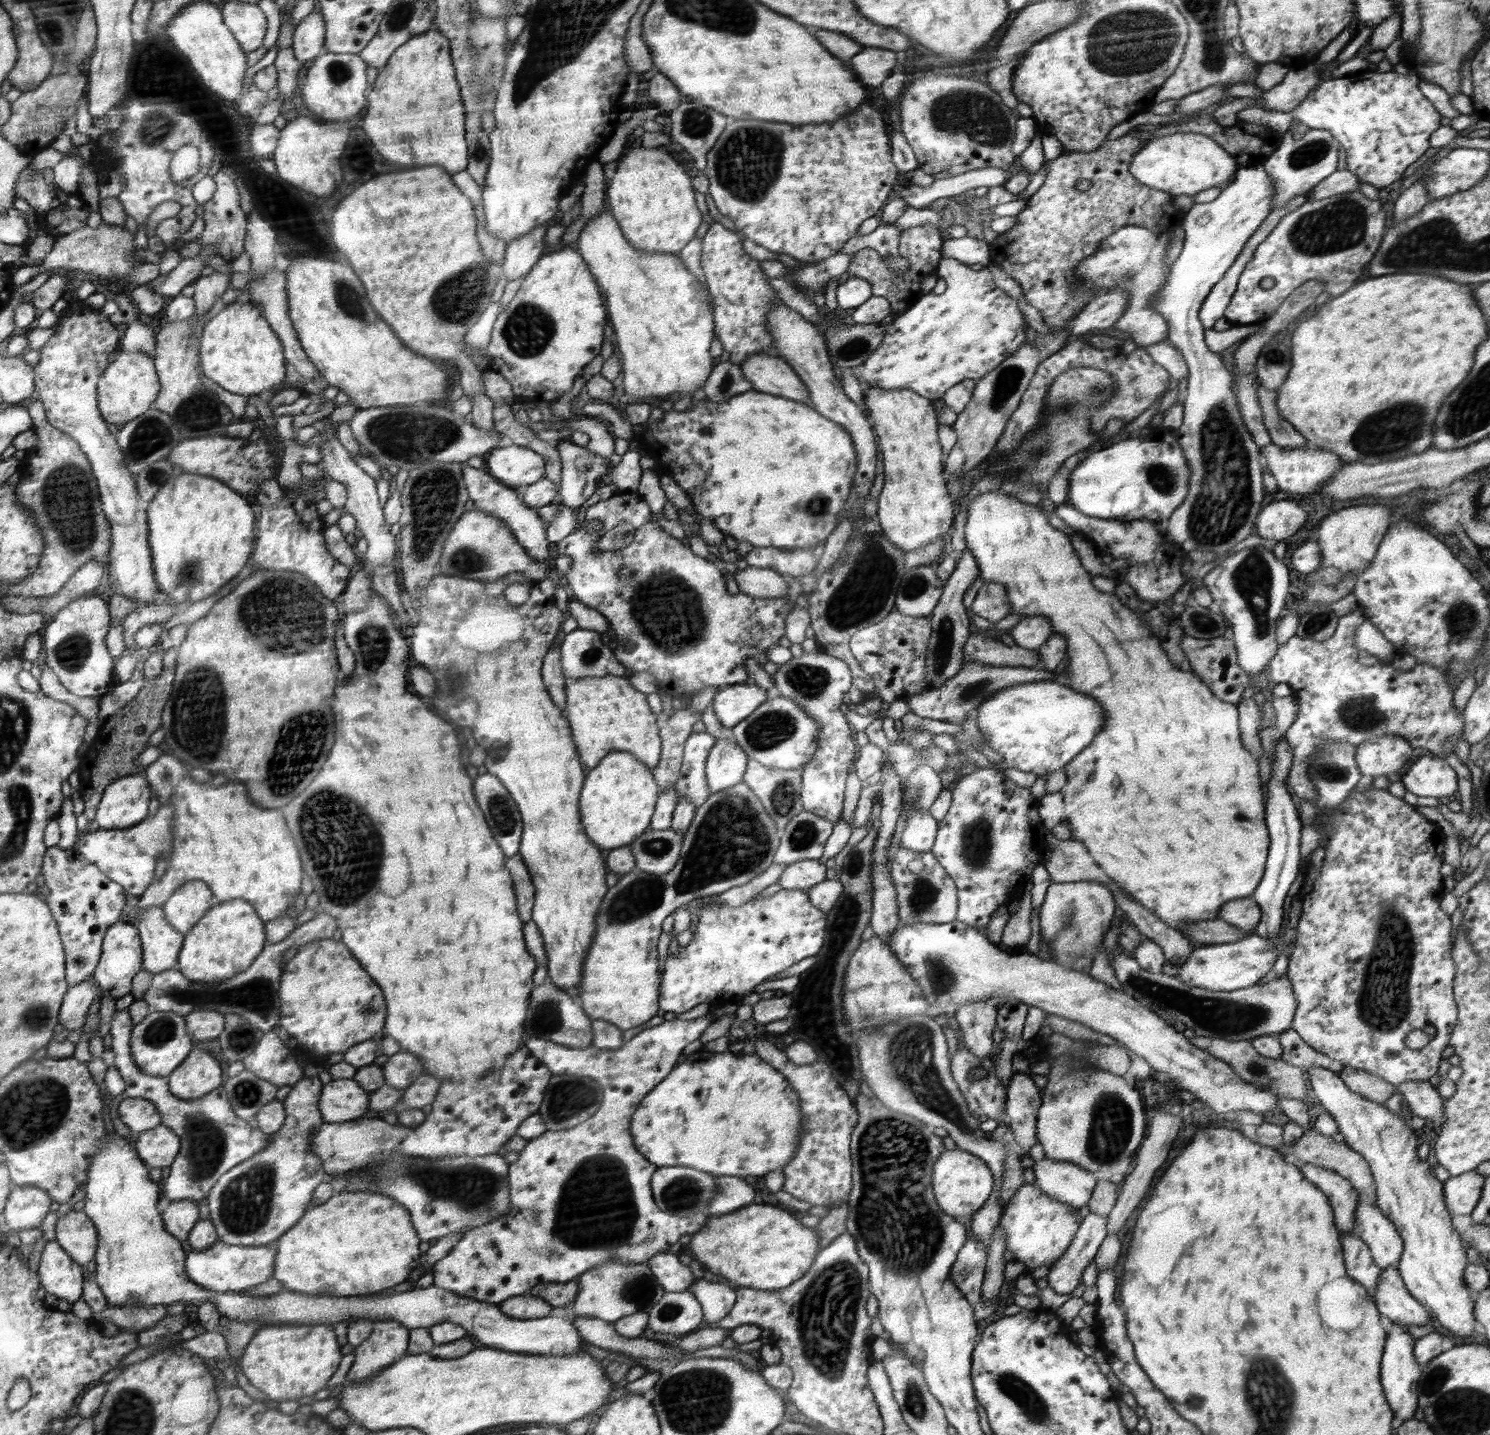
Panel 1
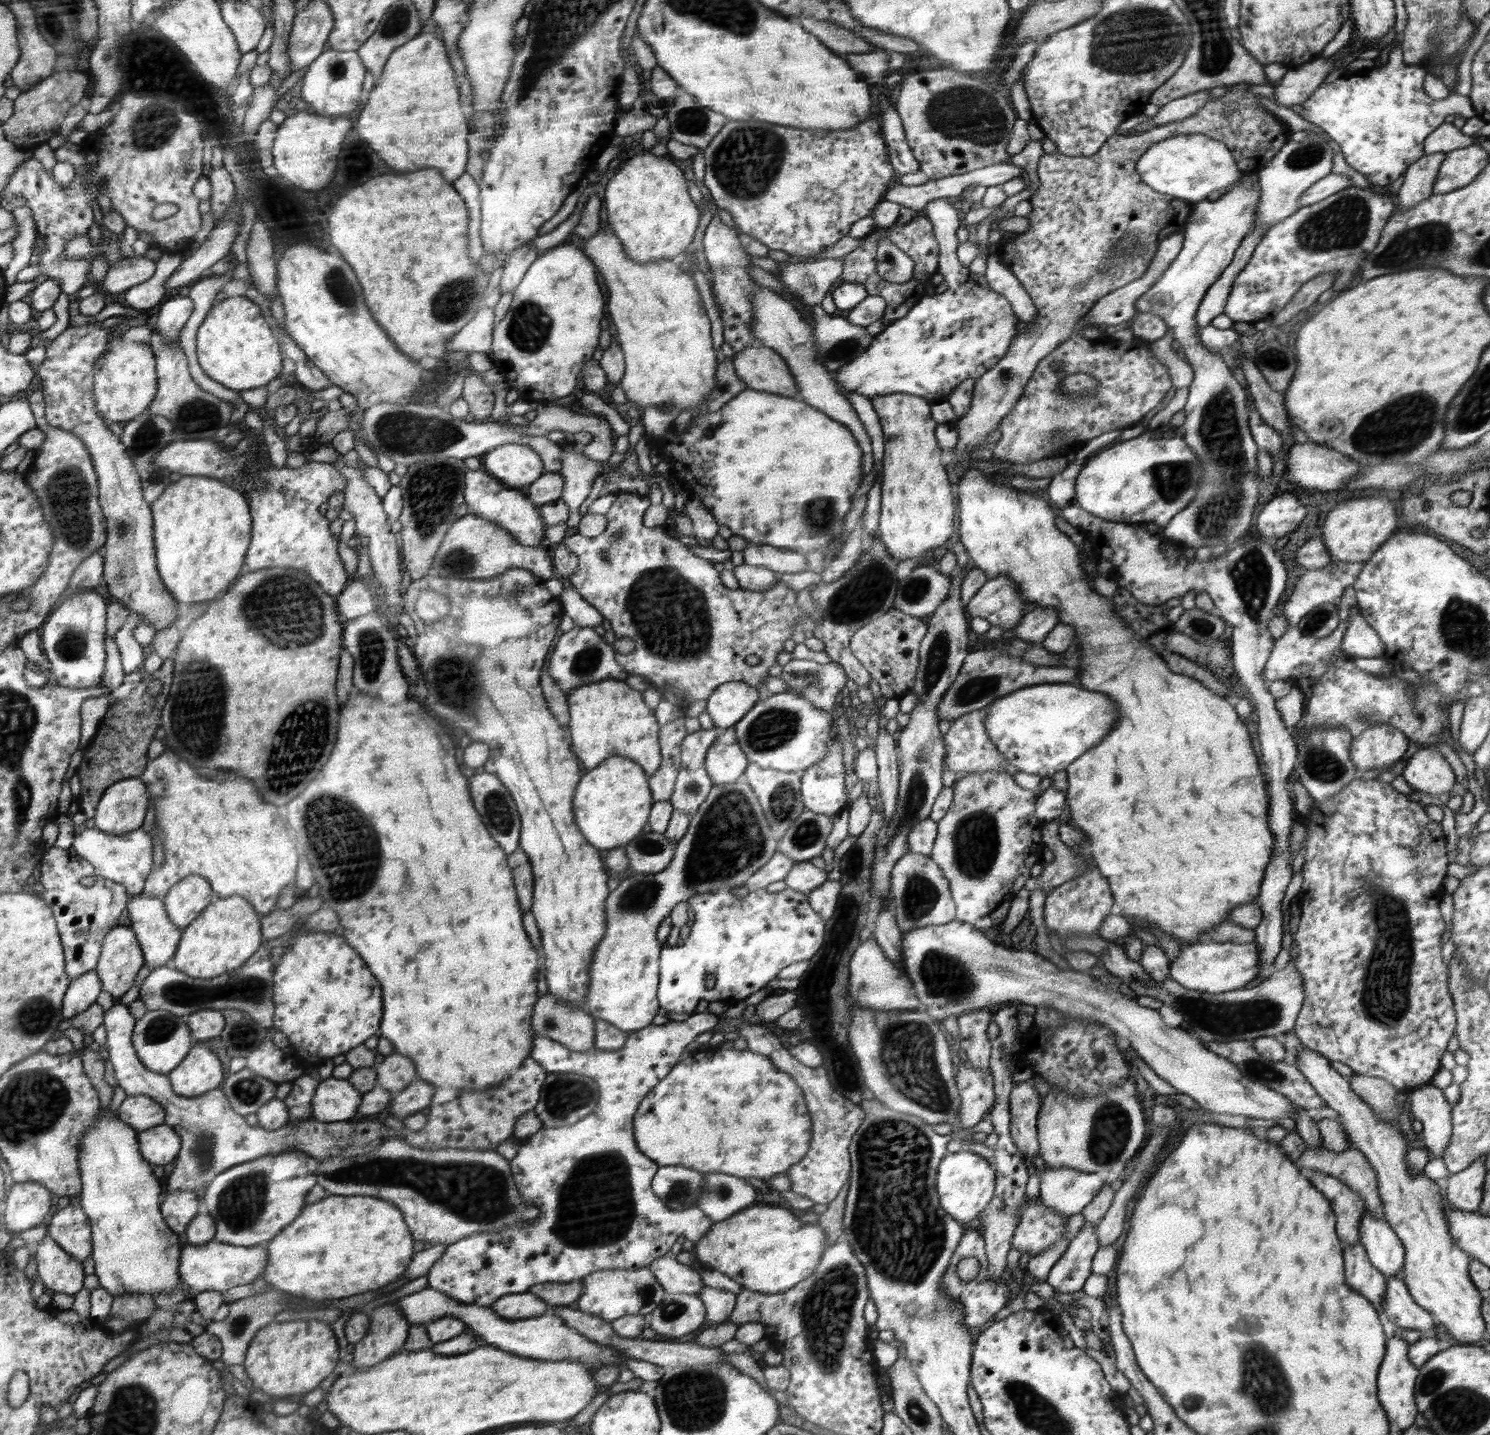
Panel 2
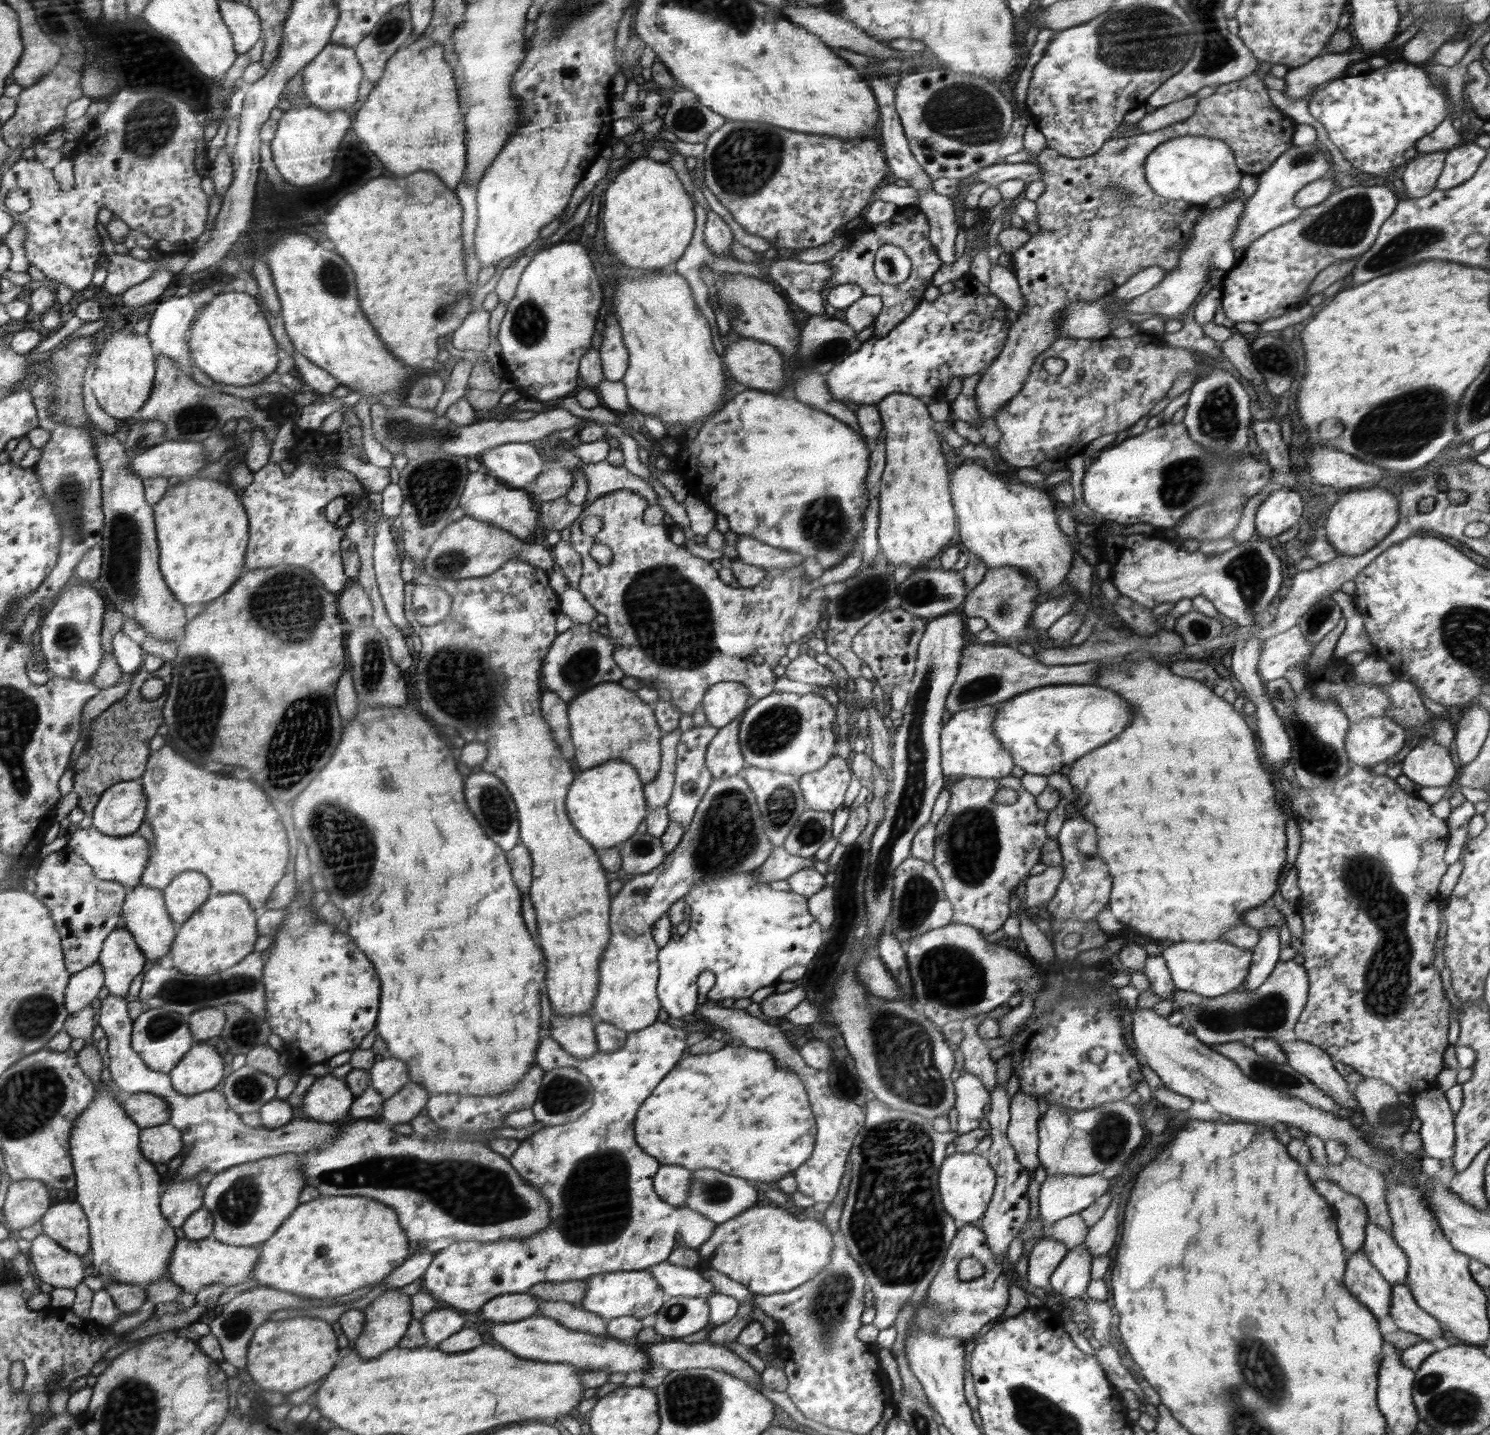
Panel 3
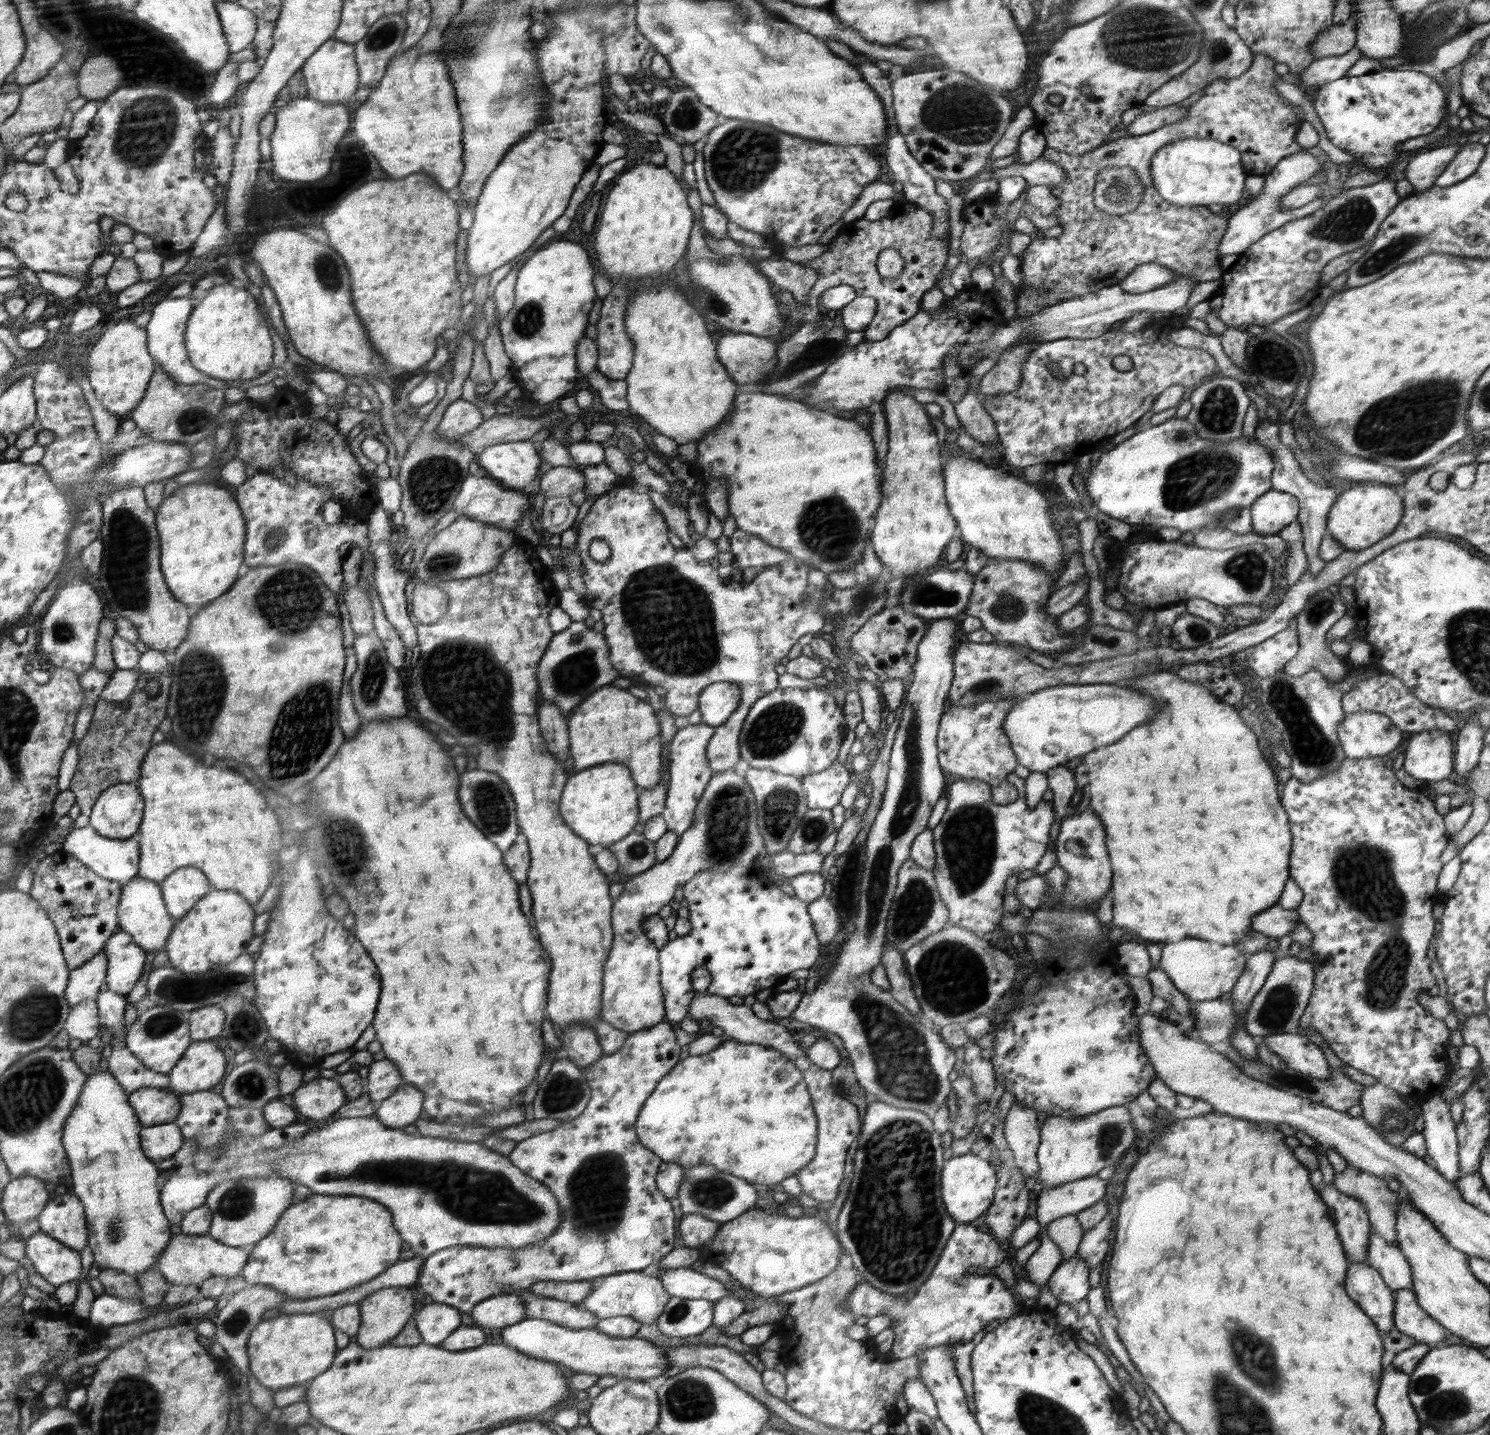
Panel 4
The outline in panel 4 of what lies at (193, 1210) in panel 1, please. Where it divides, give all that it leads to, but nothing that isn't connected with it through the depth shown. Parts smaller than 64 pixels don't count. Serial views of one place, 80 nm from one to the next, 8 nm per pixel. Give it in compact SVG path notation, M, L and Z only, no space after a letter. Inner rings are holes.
M374 1116L366 1117L356 1117L356 1118L344 1118L344 1119L333 1119L326 1121L325 1125L321 1127L311 1128L309 1134L289 1142L285 1146L280 1148L275 1148L275 1150L263 1150L262 1152L257 1152L256 1154L248 1154L239 1158L238 1160L232 1160L231 1158L218 1158L213 1162L210 1172L195 1171L189 1174L179 1174L177 1169L174 1172L169 1172L169 1179L163 1188L163 1205L168 1218L171 1220L171 1224L180 1223L184 1215L187 1212L195 1210L206 1203L207 1196L210 1194L211 1190L225 1180L233 1178L244 1178L244 1177L267 1177L274 1175L275 1177L286 1177L292 1182L296 1182L297 1185L304 1185L311 1188L313 1192L321 1195L354 1195L354 1196L364 1196L366 1198L379 1201L383 1204L390 1212L392 1212L392 1224L395 1226L400 1235L402 1235L410 1244L410 1248L415 1255L420 1255L421 1257L428 1258L428 1256L434 1254L435 1252L442 1251L443 1248L450 1248L455 1246L471 1246L471 1247L512 1247L512 1248L522 1248L526 1247L527 1244L532 1244L538 1241L543 1241L547 1239L554 1231L557 1231L562 1224L563 1212L561 1212L559 1207L559 1201L556 1200L554 1193L547 1185L542 1184L538 1180L532 1179L527 1175L522 1169L516 1168L516 1165L512 1164L506 1155L502 1155L496 1151L494 1148L489 1149L481 1142L470 1142L470 1141L456 1141L450 1138L432 1138L430 1136L422 1136L420 1133L415 1132L407 1134L403 1129L395 1129L386 1126L381 1123Z

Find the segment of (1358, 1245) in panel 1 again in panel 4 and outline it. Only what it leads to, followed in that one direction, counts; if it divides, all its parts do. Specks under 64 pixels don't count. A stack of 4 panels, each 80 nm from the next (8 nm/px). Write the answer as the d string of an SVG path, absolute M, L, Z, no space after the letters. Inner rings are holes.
M1365 1261L1349 1263L1344 1288L1348 1296L1372 1319L1380 1333L1394 1324L1395 1291Z

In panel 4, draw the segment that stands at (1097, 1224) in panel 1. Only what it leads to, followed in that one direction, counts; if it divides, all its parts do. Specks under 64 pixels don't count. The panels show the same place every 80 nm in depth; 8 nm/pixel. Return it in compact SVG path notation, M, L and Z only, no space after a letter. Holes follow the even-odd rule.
M1075 1255L1058 1265L1058 1268L1051 1274L1047 1285L1050 1292L1061 1303L1070 1305L1072 1302L1080 1302L1091 1289L1089 1266L1086 1261L1083 1261L1083 1258Z

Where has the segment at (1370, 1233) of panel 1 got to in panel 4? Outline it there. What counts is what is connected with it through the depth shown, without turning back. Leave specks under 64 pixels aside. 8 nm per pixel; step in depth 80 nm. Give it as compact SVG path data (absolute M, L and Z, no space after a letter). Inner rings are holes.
M1372 1231L1368 1250L1364 1261L1380 1273L1392 1291L1411 1290L1411 1266L1396 1244L1389 1243L1383 1236Z

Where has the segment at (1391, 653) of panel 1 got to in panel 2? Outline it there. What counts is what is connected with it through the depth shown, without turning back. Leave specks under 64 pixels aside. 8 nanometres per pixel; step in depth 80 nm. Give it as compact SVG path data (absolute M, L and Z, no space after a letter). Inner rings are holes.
M1352 607L1349 620L1350 624L1344 633L1341 649L1354 657L1382 657L1385 653L1385 644L1368 627L1357 607Z

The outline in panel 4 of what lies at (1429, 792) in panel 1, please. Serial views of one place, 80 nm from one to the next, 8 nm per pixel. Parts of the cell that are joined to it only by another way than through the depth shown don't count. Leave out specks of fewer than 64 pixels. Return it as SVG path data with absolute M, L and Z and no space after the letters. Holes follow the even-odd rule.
M1431 728L1416 732L1412 738L1408 738L1408 746L1404 753L1403 768L1418 780L1426 782L1438 782L1453 778L1454 768L1454 740L1450 739L1452 733L1442 732Z

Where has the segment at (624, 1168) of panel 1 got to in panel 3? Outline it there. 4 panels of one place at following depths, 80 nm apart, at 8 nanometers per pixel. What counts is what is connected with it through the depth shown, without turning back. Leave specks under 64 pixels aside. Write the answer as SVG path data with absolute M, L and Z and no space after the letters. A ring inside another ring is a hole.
M697 1016L684 1028L660 1022L642 1031L629 1031L627 1041L620 1050L598 1052L586 1060L566 1052L563 1045L552 1037L544 1037L544 1046L540 1046L540 1054L536 1054L536 1064L545 1071L571 1066L584 1074L594 1088L592 1106L578 1120L560 1126L544 1126L531 1137L520 1141L518 1149L509 1158L523 1180L542 1189L547 1200L550 1200L553 1223L530 1239L500 1239L492 1242L467 1240L436 1251L421 1278L424 1288L447 1306L471 1315L496 1296L526 1293L538 1283L575 1282L609 1272L649 1270L655 1264L666 1261L674 1250L680 1248L680 1240L694 1249L706 1243L717 1225L691 1208L668 1204L656 1194L653 1178L665 1164L646 1154L635 1139L635 1118L640 1105L678 1061L684 1060L682 1056L688 1054L688 1036L706 1028L704 1020Z

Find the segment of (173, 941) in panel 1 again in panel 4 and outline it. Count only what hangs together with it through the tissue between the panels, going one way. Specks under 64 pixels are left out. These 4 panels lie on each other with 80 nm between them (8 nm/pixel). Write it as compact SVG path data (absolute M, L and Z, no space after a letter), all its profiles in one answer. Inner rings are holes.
M137 876L130 884L124 885L124 888L119 910L120 930L132 933L136 943L149 952L164 951L171 939L173 928L175 928L175 920L167 907L162 884Z

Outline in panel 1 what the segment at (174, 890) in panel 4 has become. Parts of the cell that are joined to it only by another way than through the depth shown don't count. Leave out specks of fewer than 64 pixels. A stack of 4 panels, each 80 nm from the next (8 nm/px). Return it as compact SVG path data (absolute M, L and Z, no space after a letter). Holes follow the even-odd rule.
M191 880L172 895L165 909L168 920L186 936L214 905L214 893L209 884Z

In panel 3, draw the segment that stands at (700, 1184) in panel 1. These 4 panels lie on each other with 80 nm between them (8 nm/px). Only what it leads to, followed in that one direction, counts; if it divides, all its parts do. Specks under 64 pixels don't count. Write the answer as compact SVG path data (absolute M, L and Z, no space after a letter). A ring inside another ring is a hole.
M665 1164L653 1178L653 1189L668 1204L684 1207L689 1195L693 1171L676 1164Z

